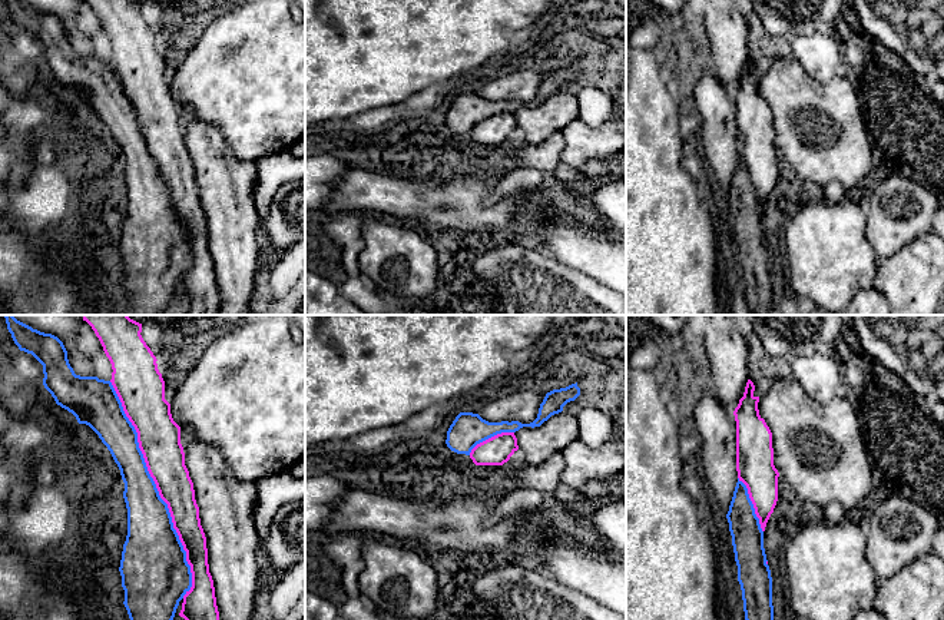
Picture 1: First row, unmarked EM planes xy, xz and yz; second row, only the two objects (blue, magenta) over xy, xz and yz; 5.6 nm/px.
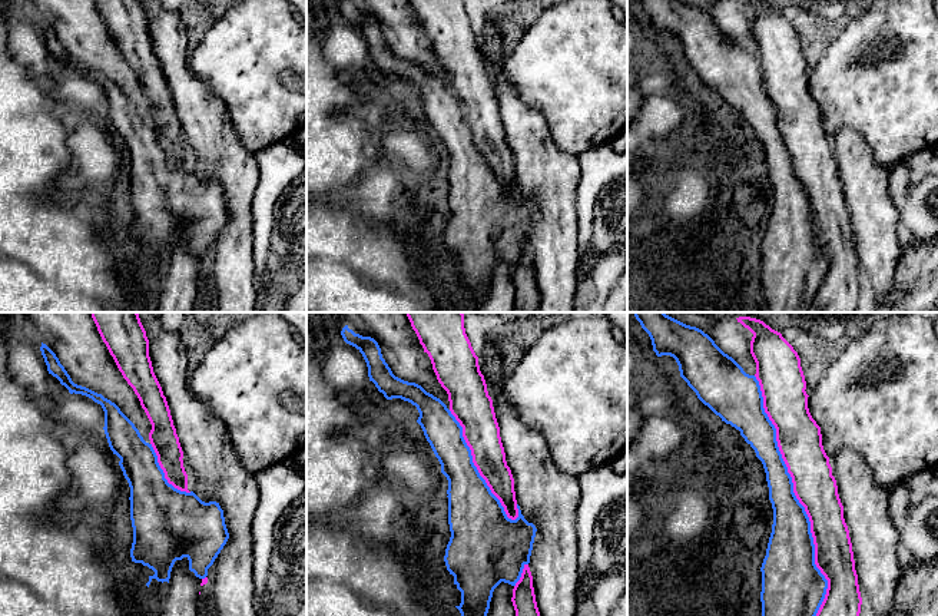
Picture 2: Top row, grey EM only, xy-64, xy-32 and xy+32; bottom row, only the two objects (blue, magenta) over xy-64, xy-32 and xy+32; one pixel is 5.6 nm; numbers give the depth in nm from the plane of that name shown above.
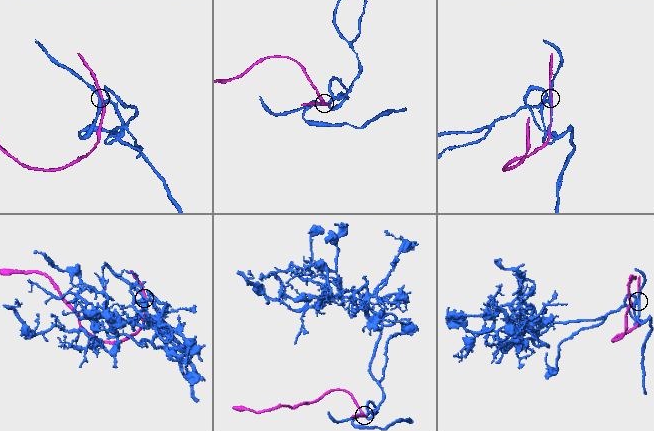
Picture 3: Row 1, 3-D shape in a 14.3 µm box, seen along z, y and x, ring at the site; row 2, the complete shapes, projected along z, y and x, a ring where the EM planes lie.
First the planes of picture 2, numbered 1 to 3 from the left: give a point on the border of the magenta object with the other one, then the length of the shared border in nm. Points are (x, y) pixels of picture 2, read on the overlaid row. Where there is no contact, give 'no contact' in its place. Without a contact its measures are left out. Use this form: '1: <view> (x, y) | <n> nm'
1: xy-64 (163, 473) | 360 nm
2: xy-32 (476, 467) | 750 nm
3: xy+32 (795, 496) | 1400 nm

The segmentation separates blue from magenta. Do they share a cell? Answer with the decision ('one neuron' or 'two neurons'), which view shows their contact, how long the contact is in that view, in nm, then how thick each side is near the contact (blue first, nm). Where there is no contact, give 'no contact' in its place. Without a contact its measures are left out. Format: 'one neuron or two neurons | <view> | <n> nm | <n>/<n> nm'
two neurons | xy | 1300 nm | 260/220 nm

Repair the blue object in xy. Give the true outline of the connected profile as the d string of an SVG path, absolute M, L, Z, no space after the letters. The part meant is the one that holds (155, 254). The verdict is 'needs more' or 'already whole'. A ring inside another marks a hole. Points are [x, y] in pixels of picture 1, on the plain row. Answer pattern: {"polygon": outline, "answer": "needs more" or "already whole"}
{"polygon": "M6 0L14 23L43 44L43 64L56 83L89 105L110 130L125 162L127 215L120 239L130 315L160 315L192 266L186 231L173 208L110 60L76 54L63 21L20 0Z", "answer": "already whole"}

